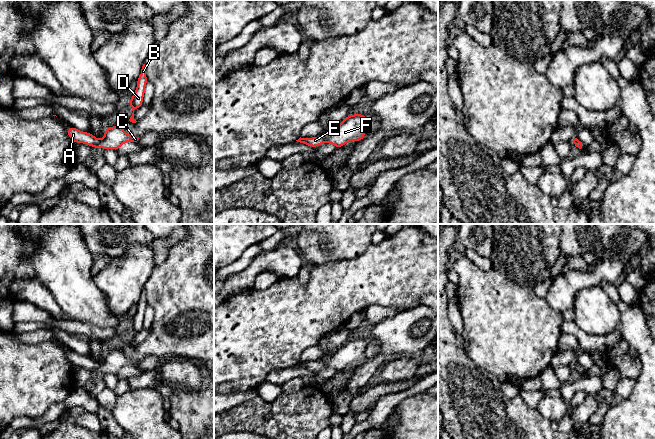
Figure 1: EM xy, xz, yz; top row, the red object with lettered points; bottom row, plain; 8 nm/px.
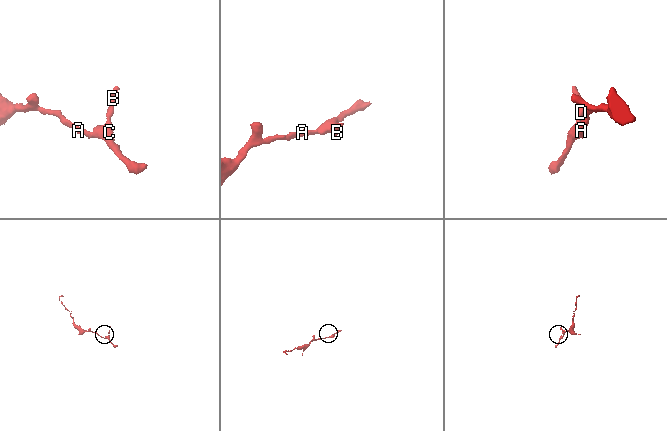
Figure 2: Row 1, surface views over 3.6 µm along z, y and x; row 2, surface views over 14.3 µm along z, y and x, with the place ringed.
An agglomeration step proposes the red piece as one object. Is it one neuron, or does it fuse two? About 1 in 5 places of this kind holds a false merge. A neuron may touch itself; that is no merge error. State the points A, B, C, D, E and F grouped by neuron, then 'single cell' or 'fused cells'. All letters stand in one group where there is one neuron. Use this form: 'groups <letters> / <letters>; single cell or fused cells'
groups A B C D E F; single cell

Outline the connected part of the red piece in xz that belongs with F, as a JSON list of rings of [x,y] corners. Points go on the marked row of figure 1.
[[[353,114],[345,117],[340,124],[325,136],[299,138],[297,142],[303,143],[310,147],[318,147],[323,143],[333,144],[336,148],[344,146],[349,141],[361,141],[365,136],[365,126],[368,116],[363,114]]]

